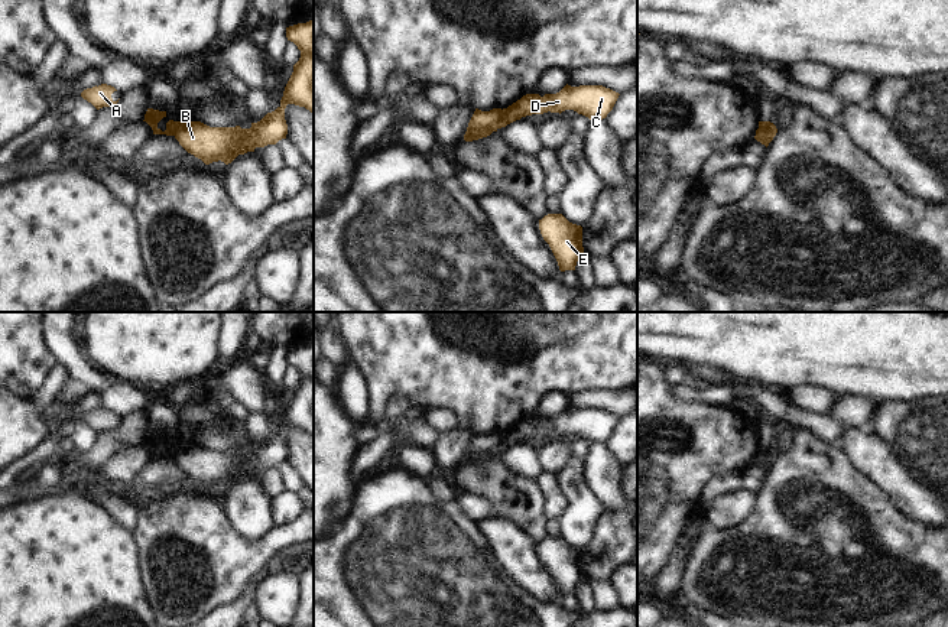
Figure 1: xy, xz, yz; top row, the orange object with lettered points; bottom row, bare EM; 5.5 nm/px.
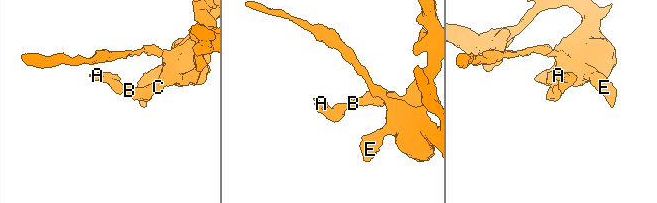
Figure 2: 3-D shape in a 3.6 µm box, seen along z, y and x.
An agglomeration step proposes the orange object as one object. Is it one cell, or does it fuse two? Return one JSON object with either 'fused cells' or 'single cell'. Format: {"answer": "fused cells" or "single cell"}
{"answer": "fused cells"}

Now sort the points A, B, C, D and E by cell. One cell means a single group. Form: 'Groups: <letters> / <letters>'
Groups: A / B C D E.

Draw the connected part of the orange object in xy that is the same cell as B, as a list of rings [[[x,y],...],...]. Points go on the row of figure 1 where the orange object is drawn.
[[[314,20],[286,27],[286,38],[298,46],[301,58],[293,65],[280,105],[260,121],[251,123],[250,129],[210,127],[201,121],[182,121],[173,136],[188,153],[205,165],[218,160],[228,165],[238,155],[286,139],[285,108],[288,104],[305,107],[314,113]]]

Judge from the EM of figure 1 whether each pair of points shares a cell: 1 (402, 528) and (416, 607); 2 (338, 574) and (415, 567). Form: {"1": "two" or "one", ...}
{"1": "one", "2": "one"}

